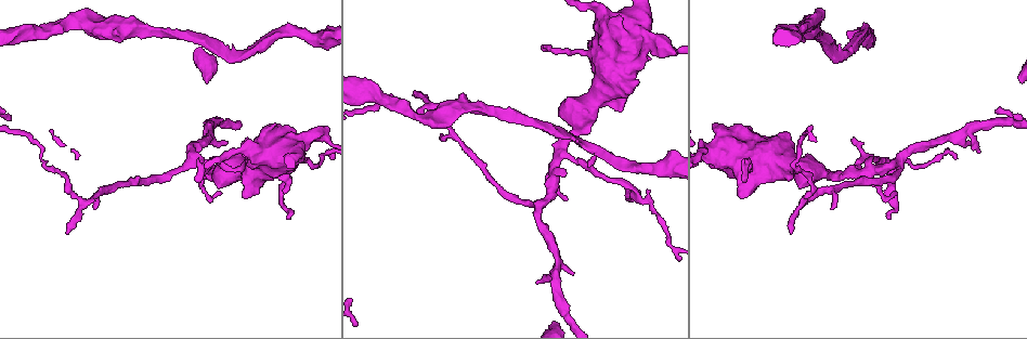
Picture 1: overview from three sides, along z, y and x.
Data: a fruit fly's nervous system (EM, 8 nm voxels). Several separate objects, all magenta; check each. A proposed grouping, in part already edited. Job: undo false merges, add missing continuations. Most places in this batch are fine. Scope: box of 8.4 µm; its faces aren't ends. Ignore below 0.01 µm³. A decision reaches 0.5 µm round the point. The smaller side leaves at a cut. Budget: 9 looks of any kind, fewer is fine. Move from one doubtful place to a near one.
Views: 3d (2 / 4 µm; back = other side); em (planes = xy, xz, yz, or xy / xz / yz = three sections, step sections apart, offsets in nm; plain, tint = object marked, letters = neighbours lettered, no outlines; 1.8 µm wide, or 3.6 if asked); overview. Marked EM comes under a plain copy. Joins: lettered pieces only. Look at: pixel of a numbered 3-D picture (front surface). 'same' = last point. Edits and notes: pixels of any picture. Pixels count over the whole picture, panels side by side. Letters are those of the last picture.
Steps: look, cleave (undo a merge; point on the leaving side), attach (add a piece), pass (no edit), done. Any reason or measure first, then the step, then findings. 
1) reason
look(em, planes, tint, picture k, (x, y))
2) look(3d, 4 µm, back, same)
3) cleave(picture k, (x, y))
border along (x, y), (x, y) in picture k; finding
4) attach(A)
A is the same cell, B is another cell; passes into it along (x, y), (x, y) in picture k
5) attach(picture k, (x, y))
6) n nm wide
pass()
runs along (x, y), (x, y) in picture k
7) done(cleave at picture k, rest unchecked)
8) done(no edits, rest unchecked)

branch stops here
look(3d, 2 µm, picture 1, (896, 192))

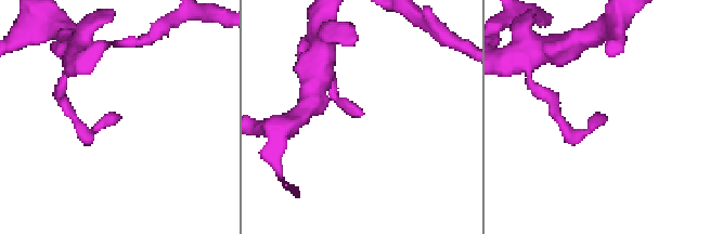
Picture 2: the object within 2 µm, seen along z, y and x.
shape alone is not enough
look(em, planes, tint, picture 2, (358, 117))

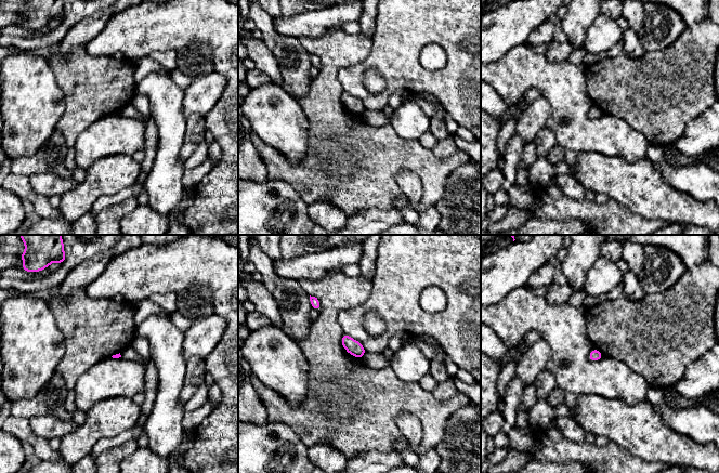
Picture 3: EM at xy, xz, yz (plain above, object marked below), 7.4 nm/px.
look(em, planes, letters, same)

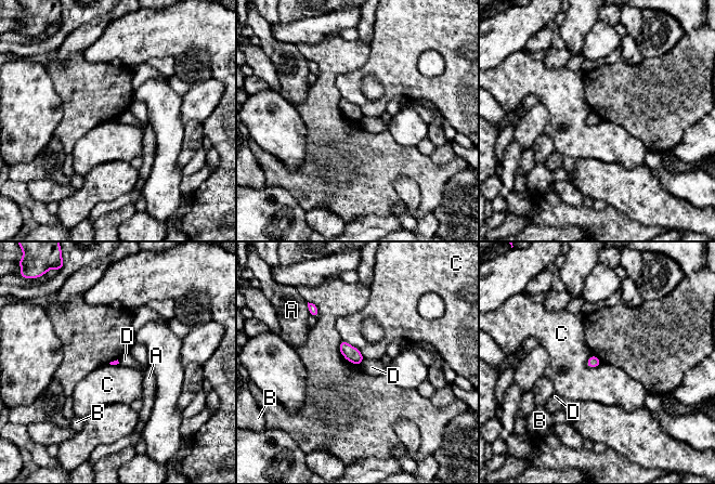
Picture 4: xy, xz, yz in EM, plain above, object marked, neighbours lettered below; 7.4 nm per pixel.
pass()
A, B, C and D are other cells; border along (601, 363), (592, 367), (585, 365) in picture 4; no lettered piece goes on from it

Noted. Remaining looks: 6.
side arm on a straight run
look(em, 3.6 µm, planes, tint, picture 1, (634, 191))

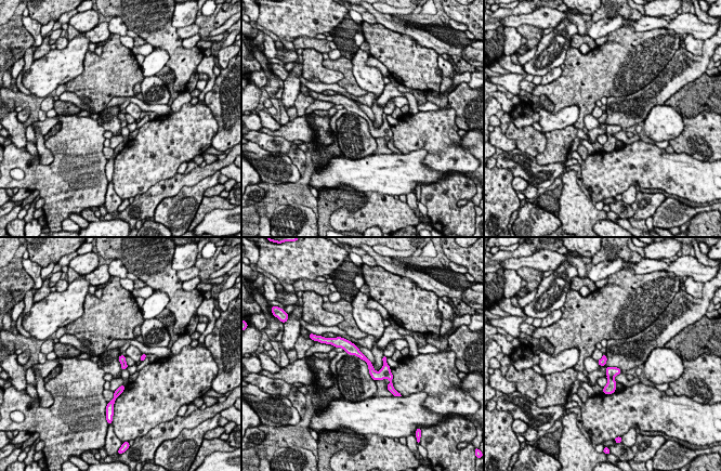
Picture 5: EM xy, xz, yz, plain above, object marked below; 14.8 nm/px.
look(em, 3.6 µm, planes, letters, same)

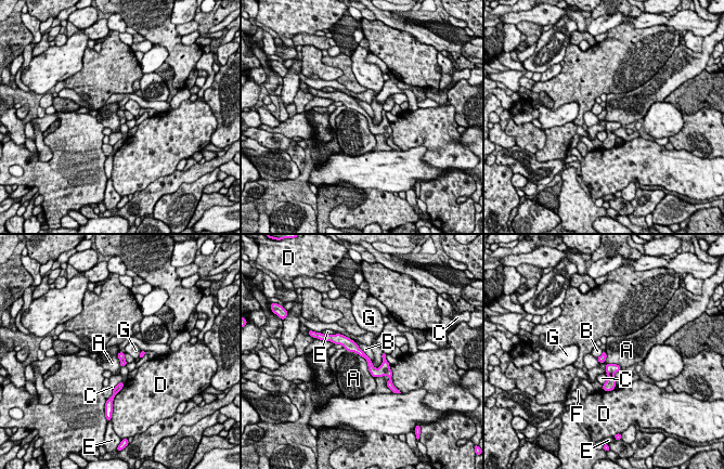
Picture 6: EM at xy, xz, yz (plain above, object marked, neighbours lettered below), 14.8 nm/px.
pass()
A, B, C, D, E, F and G are other cells; border along (604, 351), (605, 362), (621, 368) in picture 6; one neuron here

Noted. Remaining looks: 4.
thick end
look(em, yz, step 16, letters, picture 1, (286, 191))

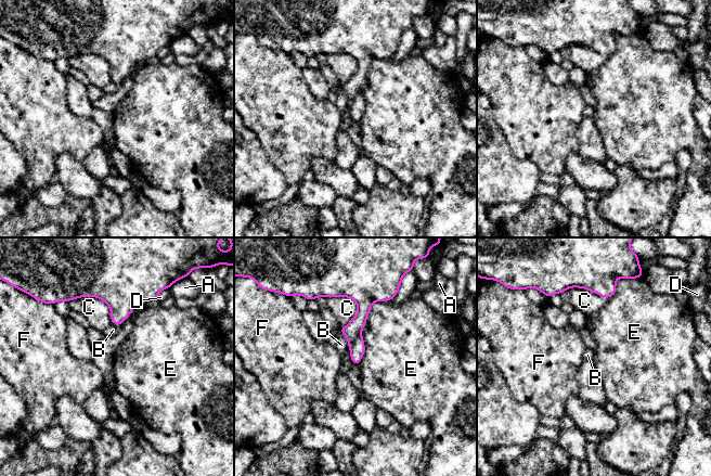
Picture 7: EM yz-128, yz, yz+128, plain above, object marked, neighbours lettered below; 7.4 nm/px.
look(em, planes, letters, same)

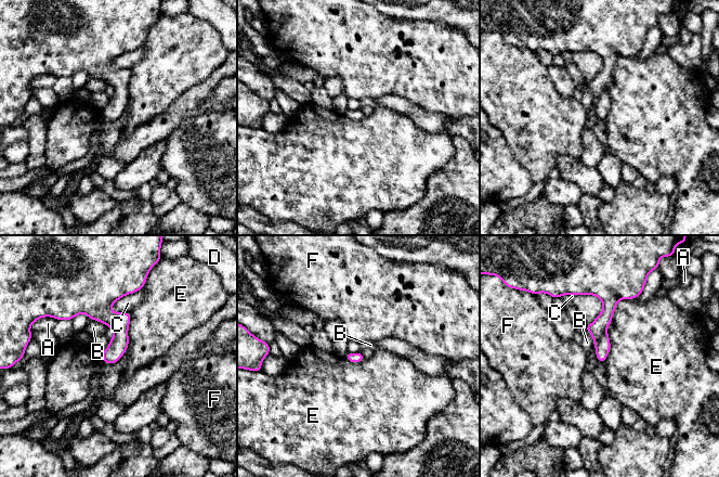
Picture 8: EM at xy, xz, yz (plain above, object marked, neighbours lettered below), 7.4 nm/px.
pass()
A, B, C, D, E and F are other cells; border along (637, 296), (621, 298), (611, 322) in picture 8; none of them fits

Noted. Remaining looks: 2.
an open end
look(em, planes, letters, picture 1, (536, 281))

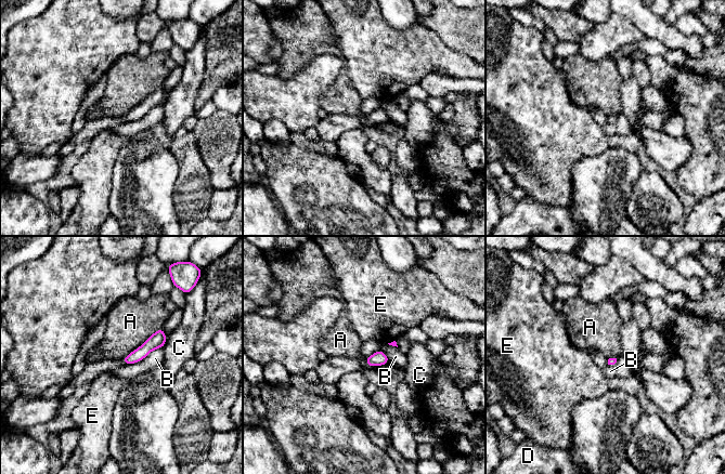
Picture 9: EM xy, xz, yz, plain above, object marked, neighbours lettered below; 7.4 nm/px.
pass()
A, B, C, D and E are other cells; no lettered piece goes on from it

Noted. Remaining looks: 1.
done(no edits, rest unchecked)

